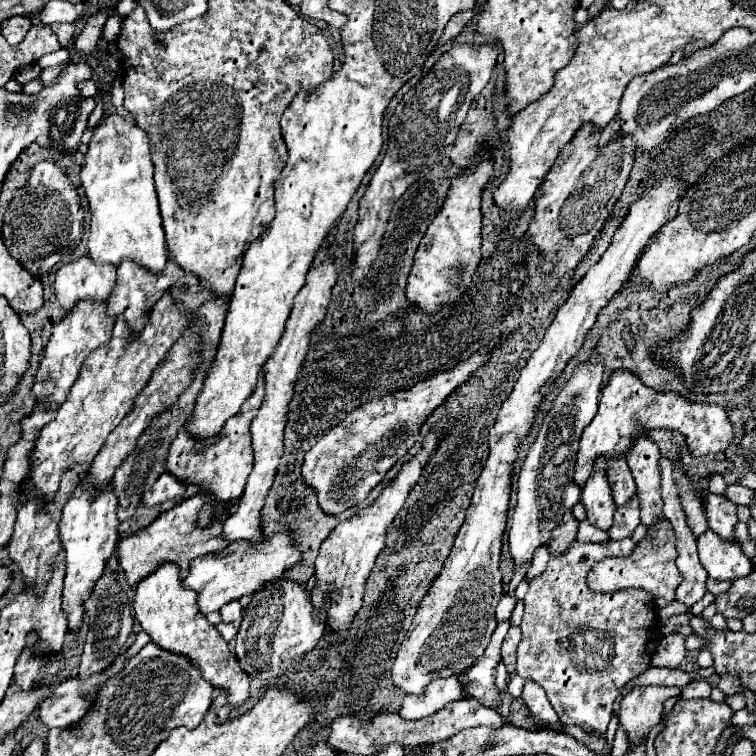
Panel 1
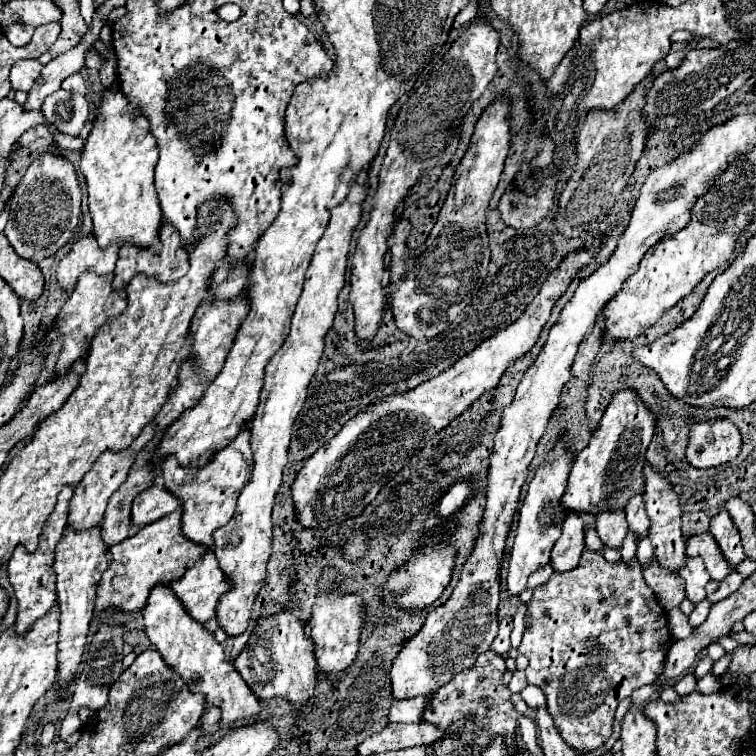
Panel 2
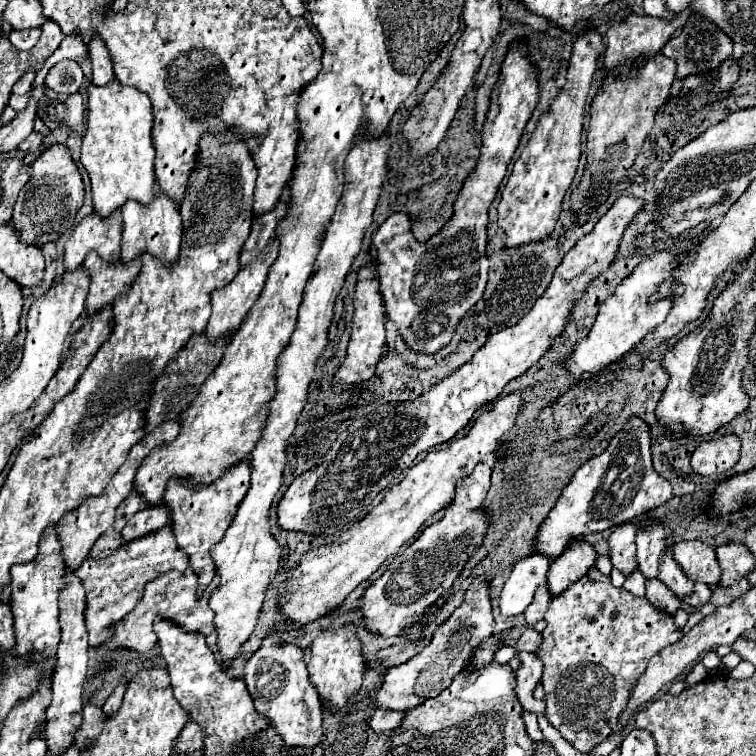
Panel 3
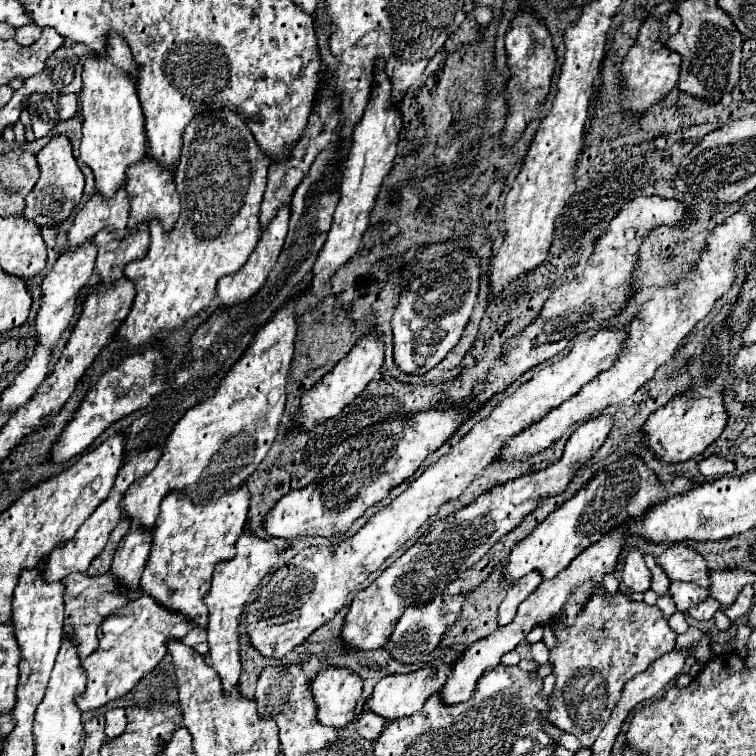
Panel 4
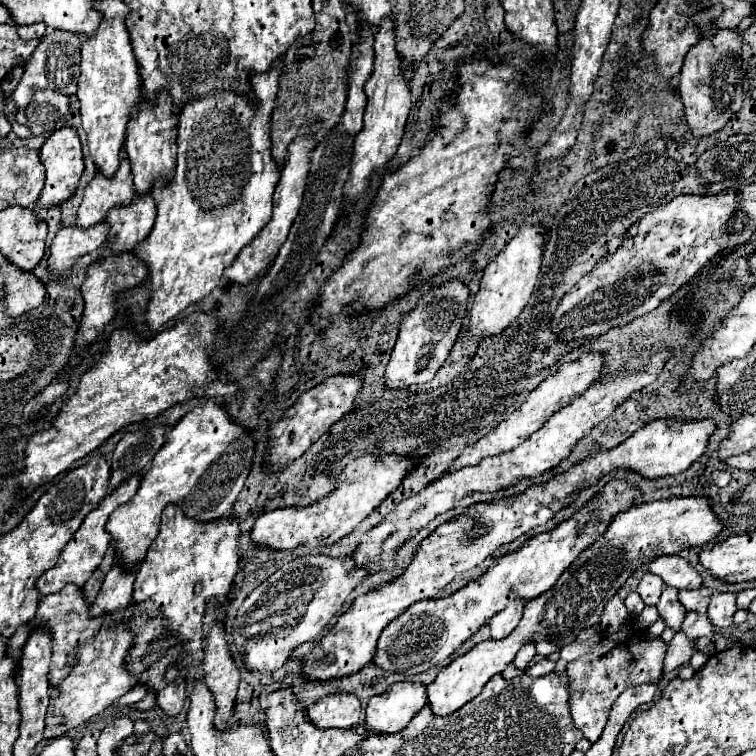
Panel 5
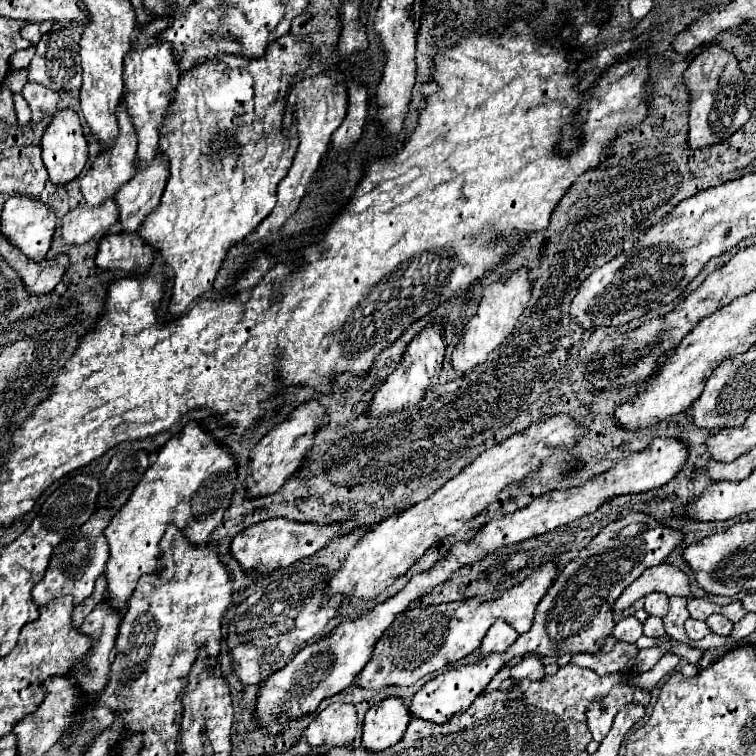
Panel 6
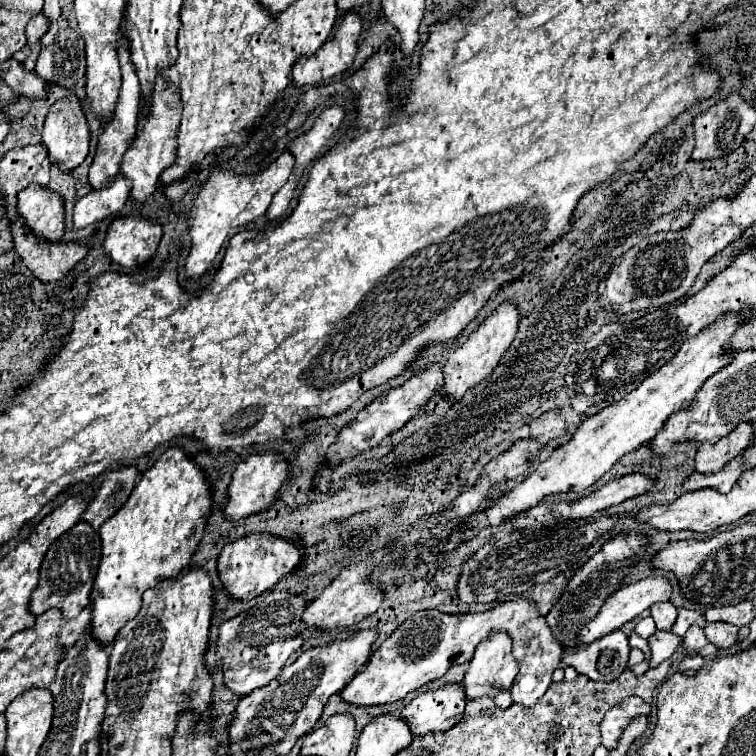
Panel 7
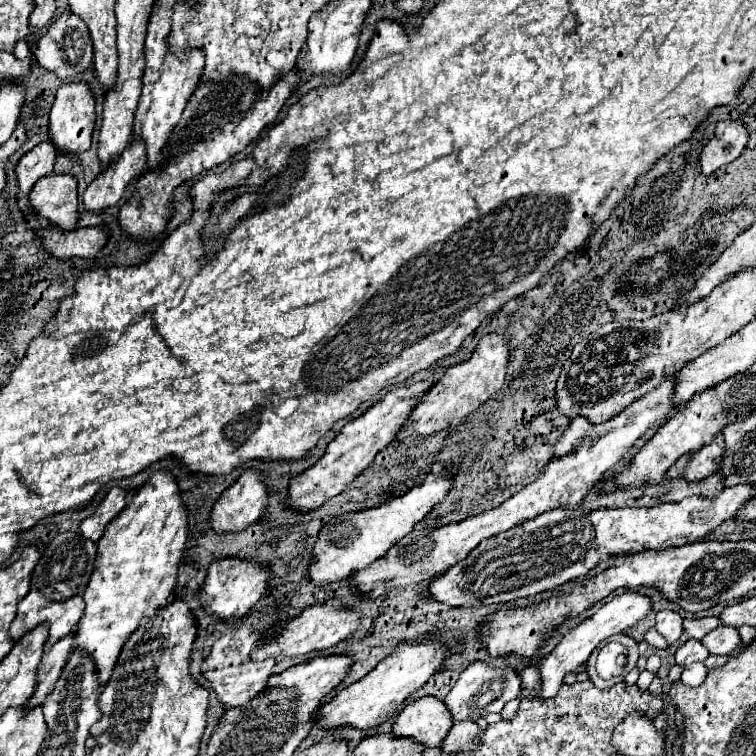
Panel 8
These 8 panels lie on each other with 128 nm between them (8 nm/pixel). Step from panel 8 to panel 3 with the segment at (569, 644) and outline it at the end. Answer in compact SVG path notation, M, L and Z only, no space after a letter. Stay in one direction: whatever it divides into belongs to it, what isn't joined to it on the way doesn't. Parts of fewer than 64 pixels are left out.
M700 540L678 542L674 546L674 558L676 562L680 562L690 580L706 582L708 586L716 586L720 582L722 570L710 544L704 544Z

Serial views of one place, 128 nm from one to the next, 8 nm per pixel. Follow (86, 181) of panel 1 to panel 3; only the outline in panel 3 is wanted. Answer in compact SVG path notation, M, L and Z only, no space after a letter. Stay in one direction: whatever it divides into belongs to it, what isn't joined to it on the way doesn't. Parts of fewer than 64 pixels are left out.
M118 80L106 86L90 86L88 90L88 122L82 138L82 156L90 182L94 212L108 218L126 202L134 200L142 206L150 204L156 196L154 178L154 146L152 146L152 106L150 98L136 90L122 86Z

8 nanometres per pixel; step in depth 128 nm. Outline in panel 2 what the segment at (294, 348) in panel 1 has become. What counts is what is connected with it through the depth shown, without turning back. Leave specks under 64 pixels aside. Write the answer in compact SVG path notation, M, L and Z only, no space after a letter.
M352 182L346 202L332 210L332 218L320 242L316 244L310 268L306 272L304 290L296 304L290 334L284 340L282 348L268 360L264 374L264 388L260 392L258 410L250 422L250 444L254 454L254 472L250 482L244 486L236 512L232 520L214 532L214 554L220 566L226 570L232 588L216 606L218 624L230 634L236 636L246 630L250 622L250 610L256 600L256 594L266 578L266 562L272 552L272 520L270 512L274 498L282 484L282 472L286 466L286 452L290 444L290 434L298 412L306 400L308 380L312 380L318 360L324 350L324 336L334 322L338 310L336 298L344 286L346 258L350 250L350 236L356 224L360 222L360 204L366 196L366 182Z

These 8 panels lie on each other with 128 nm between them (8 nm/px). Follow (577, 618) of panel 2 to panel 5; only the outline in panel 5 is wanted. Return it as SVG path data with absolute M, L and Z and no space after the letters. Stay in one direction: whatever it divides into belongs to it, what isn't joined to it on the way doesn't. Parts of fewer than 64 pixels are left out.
M634 620L626 622L618 632L608 634L606 640L598 642L590 654L580 656L578 660L568 662L566 666L568 692L570 692L568 708L574 726L592 744L600 738L608 720L608 712L624 688L662 678L662 664L668 650L668 642L664 642L660 636L648 638L646 630L634 628L632 624Z

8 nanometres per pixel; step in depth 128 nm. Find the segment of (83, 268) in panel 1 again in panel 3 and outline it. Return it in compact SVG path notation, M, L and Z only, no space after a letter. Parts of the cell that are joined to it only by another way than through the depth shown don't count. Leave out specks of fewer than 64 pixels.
M120 210L112 214L108 222L104 222L96 214L90 214L78 224L74 234L66 242L64 270L78 270L88 252L96 252L106 262L116 262L116 258L120 258L120 234Z

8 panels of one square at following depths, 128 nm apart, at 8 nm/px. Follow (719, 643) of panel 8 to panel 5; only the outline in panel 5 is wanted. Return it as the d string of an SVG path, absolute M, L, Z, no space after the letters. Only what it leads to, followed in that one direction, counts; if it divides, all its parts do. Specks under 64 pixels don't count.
M712 590L712 600L708 606L708 618L718 628L732 626L732 616L736 612L736 592Z

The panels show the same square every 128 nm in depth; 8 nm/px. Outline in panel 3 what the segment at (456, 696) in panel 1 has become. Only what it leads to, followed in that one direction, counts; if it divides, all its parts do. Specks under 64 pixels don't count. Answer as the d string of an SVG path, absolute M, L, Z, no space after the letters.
M378 708L376 714L370 720L370 726L376 732L386 732L388 734L392 728L400 726L404 716L406 716L404 710L382 710L382 708Z

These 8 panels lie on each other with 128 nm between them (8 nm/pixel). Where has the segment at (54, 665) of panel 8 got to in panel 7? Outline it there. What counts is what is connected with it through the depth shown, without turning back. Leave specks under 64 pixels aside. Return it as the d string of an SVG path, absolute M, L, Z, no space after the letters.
M92 604L86 606L76 618L64 622L64 626L62 626L62 630L60 630L60 642L64 642L66 650L68 650L70 646L74 646L76 638L90 626L90 616L92 616Z

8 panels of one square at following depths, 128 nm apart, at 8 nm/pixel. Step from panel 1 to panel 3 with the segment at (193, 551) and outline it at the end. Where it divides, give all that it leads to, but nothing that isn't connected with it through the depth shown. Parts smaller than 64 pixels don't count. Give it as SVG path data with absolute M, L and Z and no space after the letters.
M170 524L128 544L122 544L114 554L106 558L86 556L82 566L76 570L76 576L82 580L86 588L86 630L90 634L90 646L98 646L112 636L116 624L122 622L122 618L128 612L132 612L132 608L144 592L144 586L152 578L158 578L168 570L182 572L188 566L190 560L176 546L176 538L172 534Z

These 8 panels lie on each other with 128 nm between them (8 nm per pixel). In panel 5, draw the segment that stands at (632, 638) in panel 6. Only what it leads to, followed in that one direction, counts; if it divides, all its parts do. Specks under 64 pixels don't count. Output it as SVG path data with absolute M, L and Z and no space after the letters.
M618 594L612 596L612 600L606 602L606 608L602 612L602 618L600 618L600 624L606 632L616 632L620 630L622 624L626 624L630 620L630 614L622 602L622 598Z

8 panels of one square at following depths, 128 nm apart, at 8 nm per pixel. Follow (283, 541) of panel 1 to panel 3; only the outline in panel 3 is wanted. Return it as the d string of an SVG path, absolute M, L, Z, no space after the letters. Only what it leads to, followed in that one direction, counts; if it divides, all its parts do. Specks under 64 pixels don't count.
M190 568L184 570L184 572L168 572L168 574L162 574L160 578L152 580L152 582L148 582L148 586L144 590L144 596L140 598L140 602L136 604L132 614L128 614L128 618L124 618L124 622L120 622L116 626L114 636L108 640L108 646L110 648L124 646L124 648L132 648L132 650L138 650L138 652L152 650L154 644L156 644L156 634L152 632L152 622L154 622L156 616L174 620L176 624L184 626L184 630L188 630L188 632L200 630L204 624L210 624L214 620L214 612L210 610L208 600L210 600L210 594L216 590L218 582L220 582L220 576L216 572L214 580L204 588L204 592L200 596L198 596L196 572L190 570Z

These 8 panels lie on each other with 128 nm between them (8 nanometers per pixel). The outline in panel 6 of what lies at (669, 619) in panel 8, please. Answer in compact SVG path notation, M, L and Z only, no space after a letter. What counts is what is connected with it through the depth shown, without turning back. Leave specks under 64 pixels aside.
M650 592L650 594L646 594L644 608L646 608L648 614L662 618L668 612L668 598L666 598L666 594L662 594L662 592Z

